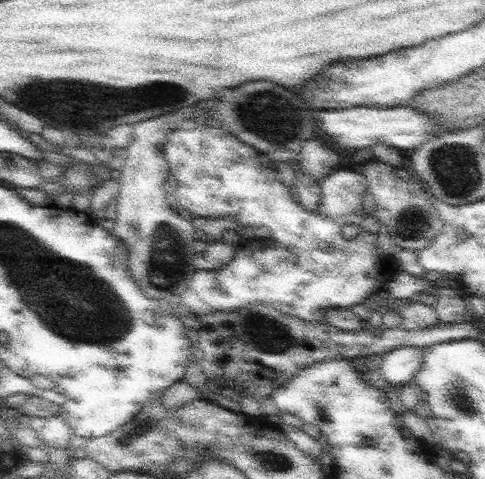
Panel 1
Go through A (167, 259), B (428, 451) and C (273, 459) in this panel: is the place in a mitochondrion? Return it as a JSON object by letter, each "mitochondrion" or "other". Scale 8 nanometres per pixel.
{"A":"mitochondrion","B":"other","C":"mitochondrion"}

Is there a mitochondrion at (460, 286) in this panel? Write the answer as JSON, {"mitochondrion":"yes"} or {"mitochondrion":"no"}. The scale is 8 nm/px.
{"mitochondrion":"no"}

